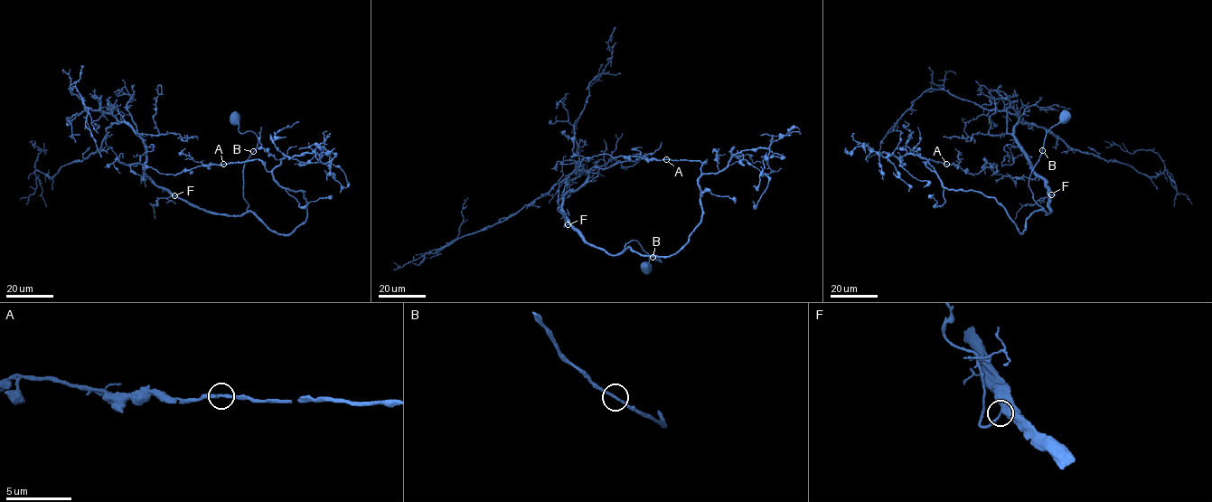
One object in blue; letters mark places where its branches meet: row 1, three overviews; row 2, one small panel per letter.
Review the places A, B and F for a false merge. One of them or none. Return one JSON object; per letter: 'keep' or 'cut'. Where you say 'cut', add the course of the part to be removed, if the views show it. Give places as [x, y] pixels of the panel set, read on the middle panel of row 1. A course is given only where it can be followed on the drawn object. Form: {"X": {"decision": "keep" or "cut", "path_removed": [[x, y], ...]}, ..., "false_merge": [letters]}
{"A": {"decision": "keep"}, "B": {"decision": "keep"}, "F": {"decision": "keep"}, "false_merge": []}

